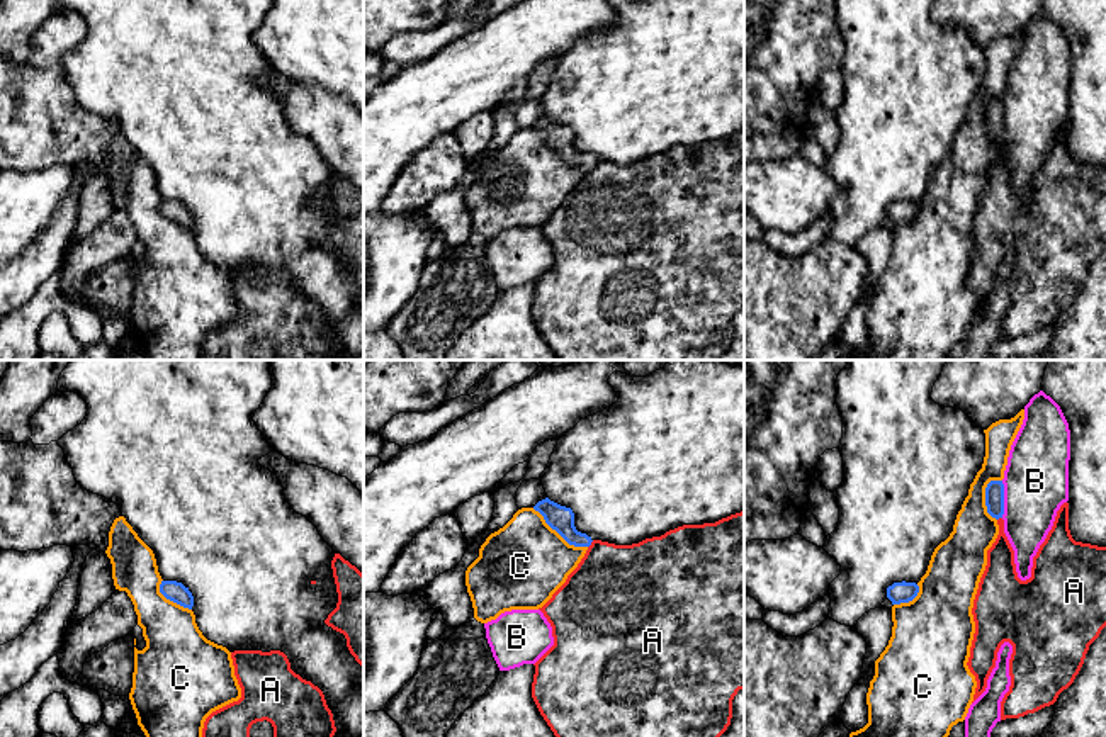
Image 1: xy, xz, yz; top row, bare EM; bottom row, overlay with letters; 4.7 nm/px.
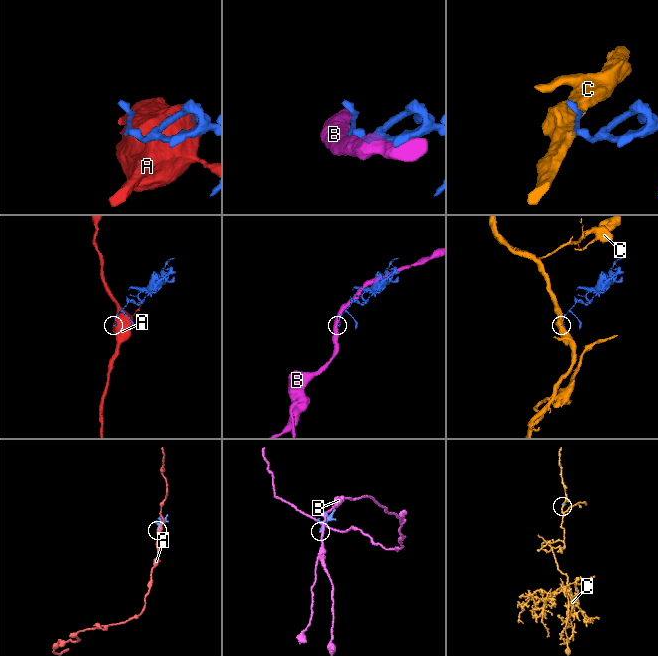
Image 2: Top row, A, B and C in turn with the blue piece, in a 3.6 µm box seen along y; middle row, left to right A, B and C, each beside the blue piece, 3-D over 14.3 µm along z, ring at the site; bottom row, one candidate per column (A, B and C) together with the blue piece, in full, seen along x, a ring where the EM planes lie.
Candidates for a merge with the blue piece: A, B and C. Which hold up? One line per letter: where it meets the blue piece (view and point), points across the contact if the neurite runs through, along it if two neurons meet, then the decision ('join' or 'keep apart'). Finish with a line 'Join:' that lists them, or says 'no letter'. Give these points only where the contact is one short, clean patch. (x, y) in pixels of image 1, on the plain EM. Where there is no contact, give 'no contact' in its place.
A: meets blue in xz at (590, 163); keep apart
B: meets blue in yz at (1003, 119); keep apart
C: meets blue in xz at (559, 153); keep apart
Join: no letter

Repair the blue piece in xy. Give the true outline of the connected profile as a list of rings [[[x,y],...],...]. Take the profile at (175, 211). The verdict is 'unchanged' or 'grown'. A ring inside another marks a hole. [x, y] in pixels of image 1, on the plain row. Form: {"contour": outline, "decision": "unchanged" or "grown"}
{"contour": [[[161,200],[160,212],[166,219],[170,219],[170,221],[183,226],[183,228],[192,229],[192,226],[194,226],[194,216],[189,211],[189,207],[185,207],[182,202],[177,202],[177,200]]], "decision": "unchanged"}

